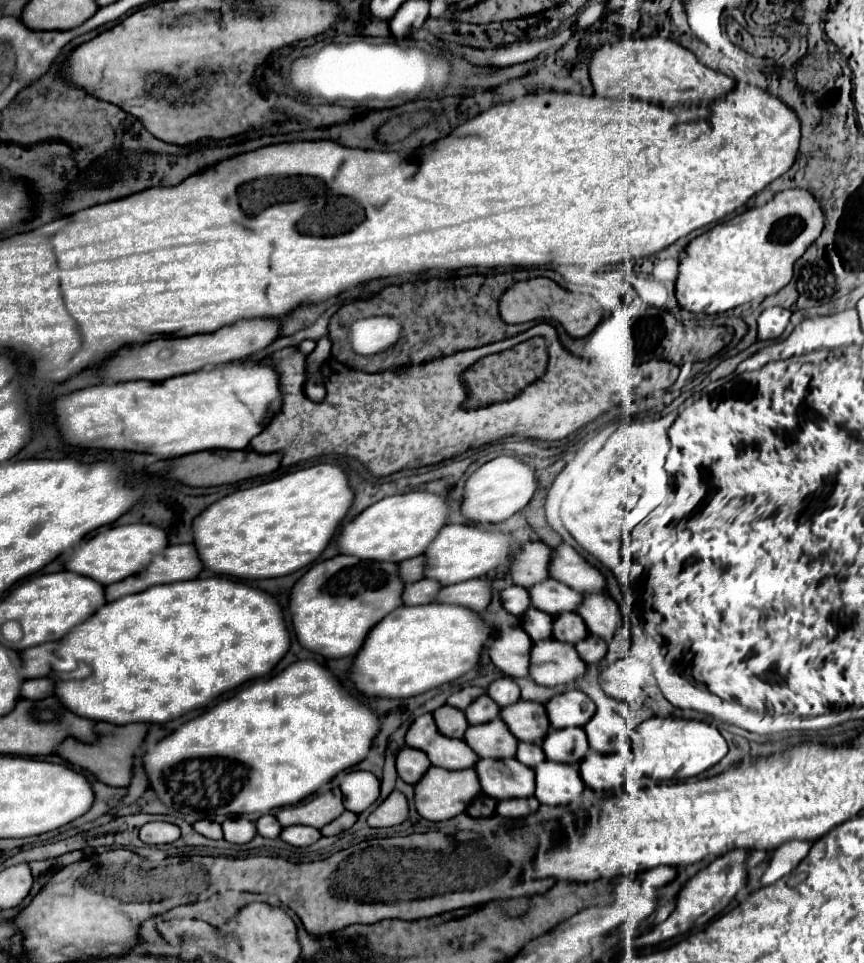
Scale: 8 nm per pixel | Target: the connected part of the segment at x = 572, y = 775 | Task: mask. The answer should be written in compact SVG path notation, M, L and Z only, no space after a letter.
M543 761L535 767L537 791L535 797L543 805L567 805L585 789L581 775L571 765L557 765L553 761Z

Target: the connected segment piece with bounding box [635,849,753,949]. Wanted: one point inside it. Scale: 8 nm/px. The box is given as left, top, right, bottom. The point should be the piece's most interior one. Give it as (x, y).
(705, 895)

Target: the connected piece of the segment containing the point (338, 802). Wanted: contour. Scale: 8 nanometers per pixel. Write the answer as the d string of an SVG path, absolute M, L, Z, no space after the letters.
M333 787L329 791L319 793L311 801L291 805L291 807L283 807L277 813L277 819L279 819L279 823L283 827L289 827L289 825L313 825L313 827L321 829L329 821L337 819L343 811L345 811L343 793L341 793L339 787Z

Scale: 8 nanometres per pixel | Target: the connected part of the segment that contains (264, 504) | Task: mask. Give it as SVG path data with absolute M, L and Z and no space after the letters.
M319 463L251 489L235 491L209 505L193 521L203 565L217 575L271 579L311 565L329 545L353 505L353 489L339 465Z

